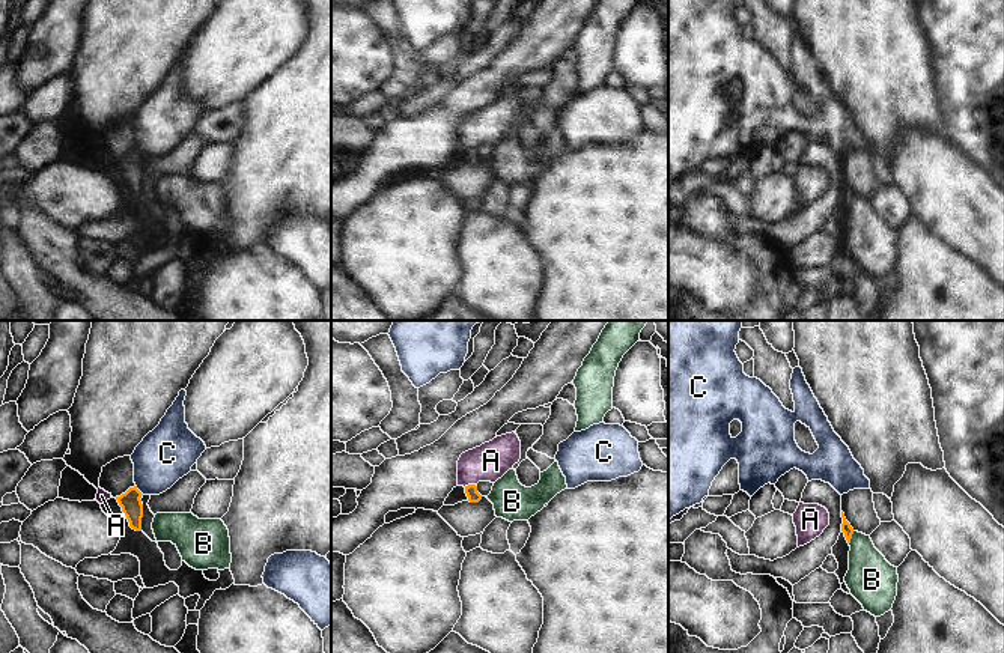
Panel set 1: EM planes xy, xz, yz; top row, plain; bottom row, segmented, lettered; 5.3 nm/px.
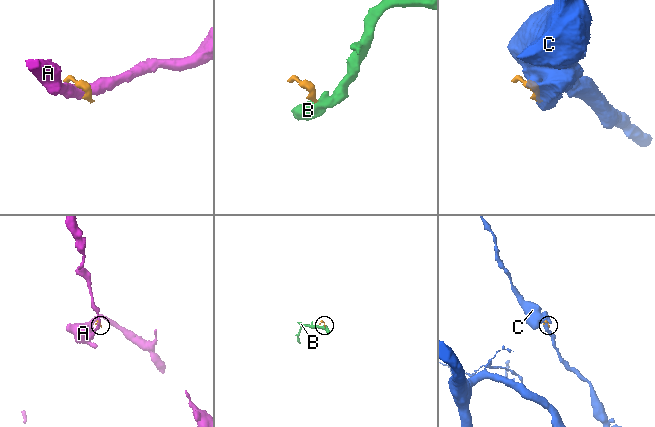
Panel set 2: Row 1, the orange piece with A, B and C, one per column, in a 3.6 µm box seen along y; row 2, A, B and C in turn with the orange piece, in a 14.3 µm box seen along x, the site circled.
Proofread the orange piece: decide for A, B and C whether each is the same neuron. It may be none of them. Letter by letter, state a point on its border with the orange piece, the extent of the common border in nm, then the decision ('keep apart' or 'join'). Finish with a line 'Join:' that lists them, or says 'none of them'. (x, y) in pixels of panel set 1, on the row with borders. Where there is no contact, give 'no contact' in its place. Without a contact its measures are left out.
A: xz (468, 485) | 70 nm | keep apart
B: yz (851, 537) | 80 nm | keep apart
C: xy (137, 489) | 70 nm | keep apart
Join: none of them

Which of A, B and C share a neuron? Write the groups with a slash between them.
A / B / C

